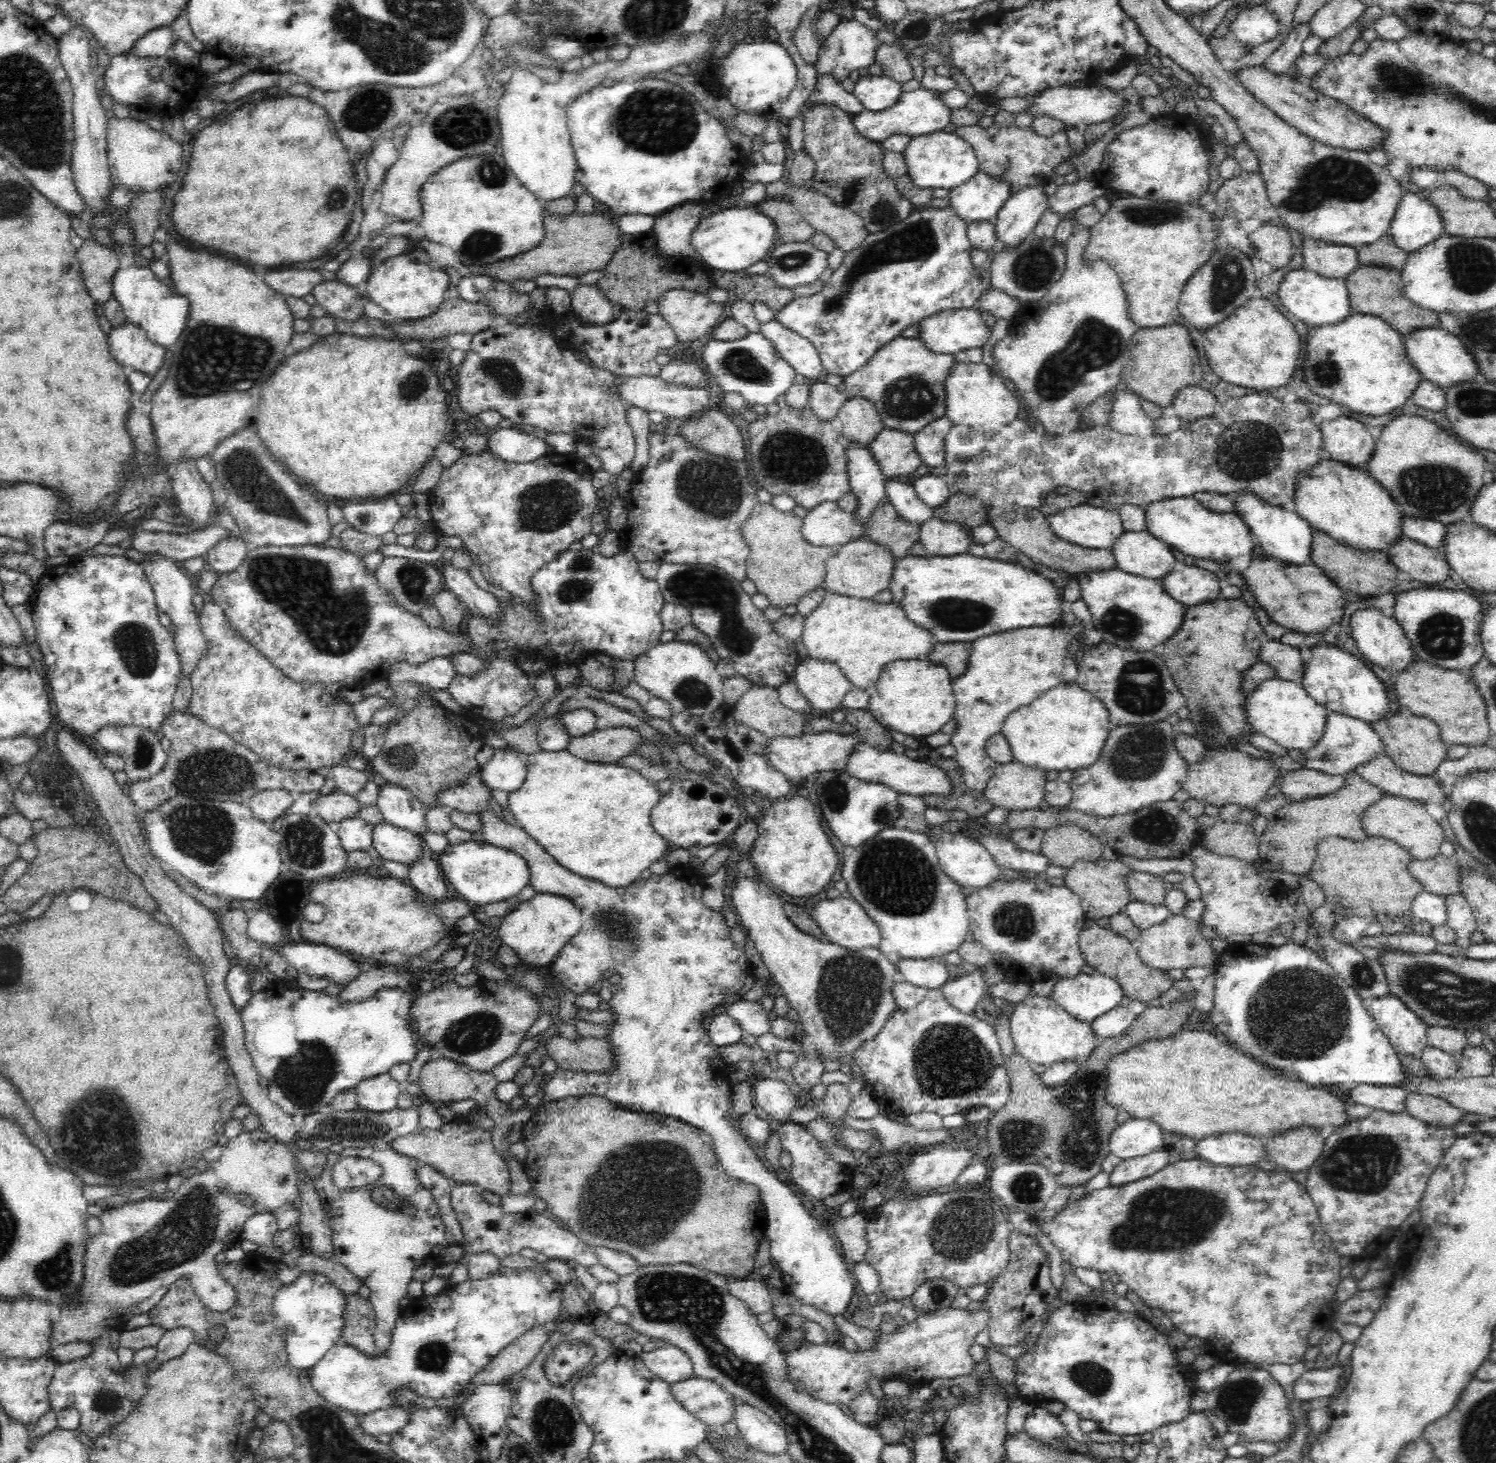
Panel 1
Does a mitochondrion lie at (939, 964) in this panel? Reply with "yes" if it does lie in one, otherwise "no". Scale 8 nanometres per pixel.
no

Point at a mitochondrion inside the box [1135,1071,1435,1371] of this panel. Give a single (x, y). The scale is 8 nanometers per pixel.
(1365, 1163)

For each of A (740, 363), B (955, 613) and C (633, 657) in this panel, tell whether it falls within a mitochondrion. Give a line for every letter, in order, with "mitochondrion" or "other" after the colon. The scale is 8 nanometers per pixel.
A: mitochondrion
B: mitochondrion
C: other

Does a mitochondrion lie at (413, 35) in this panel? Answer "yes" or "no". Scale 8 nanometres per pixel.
yes

